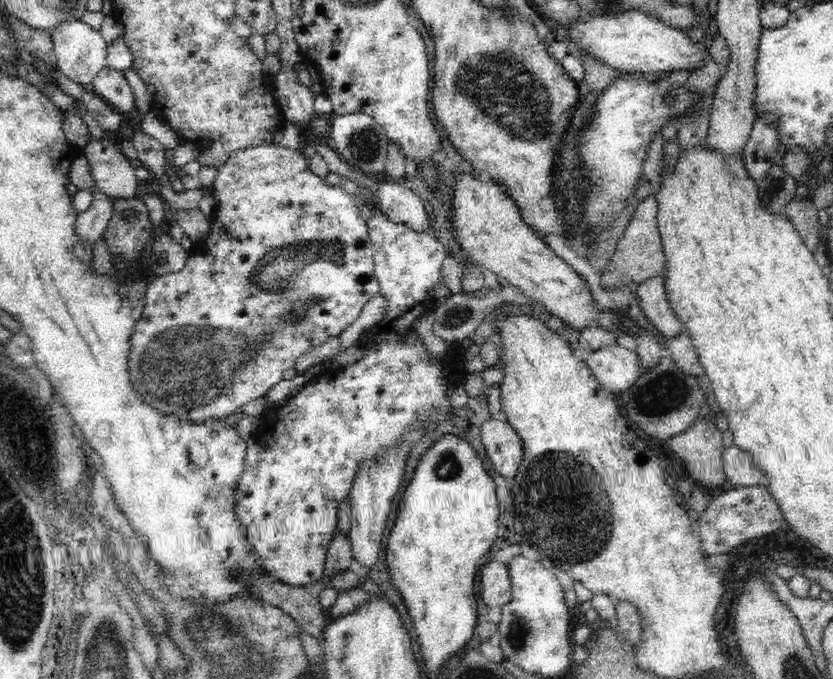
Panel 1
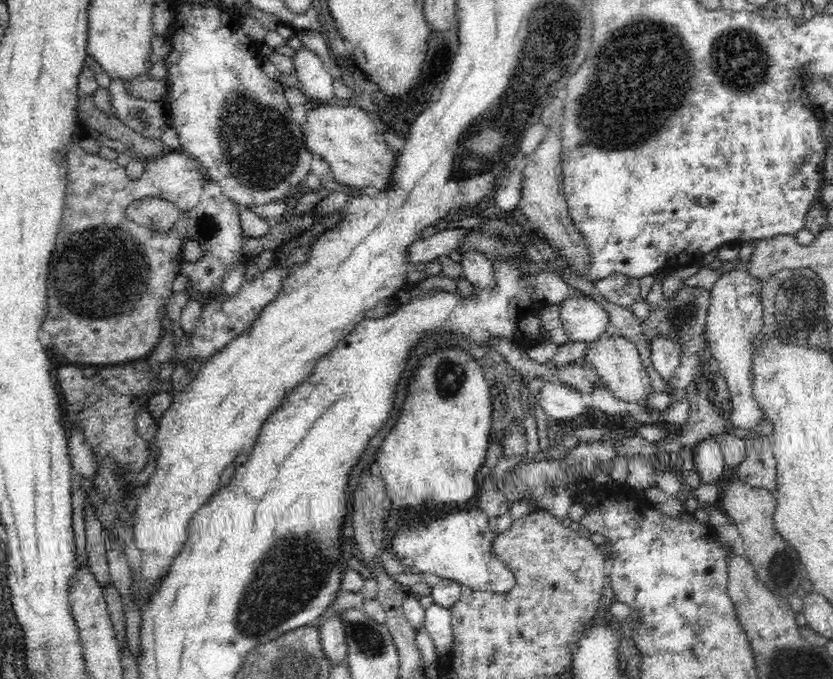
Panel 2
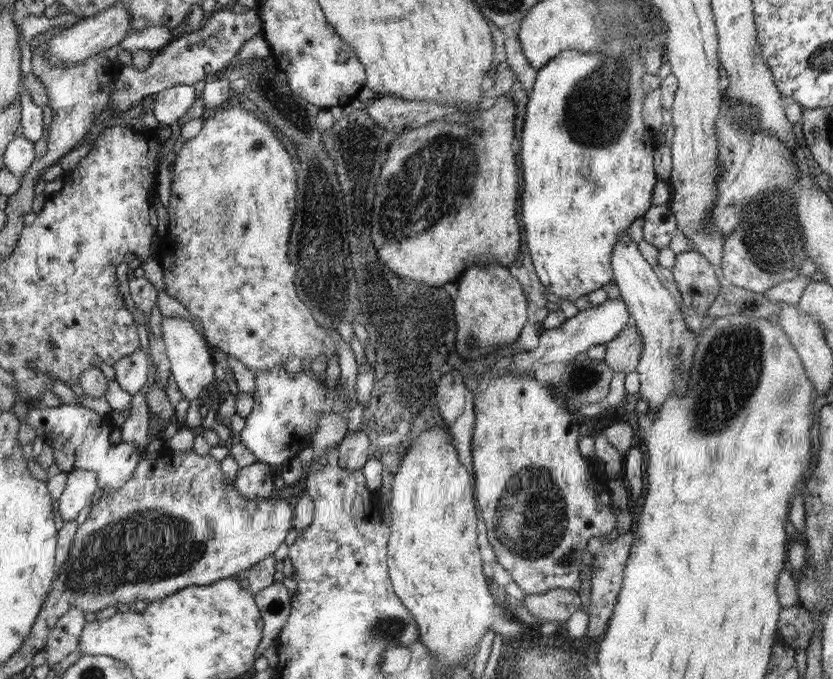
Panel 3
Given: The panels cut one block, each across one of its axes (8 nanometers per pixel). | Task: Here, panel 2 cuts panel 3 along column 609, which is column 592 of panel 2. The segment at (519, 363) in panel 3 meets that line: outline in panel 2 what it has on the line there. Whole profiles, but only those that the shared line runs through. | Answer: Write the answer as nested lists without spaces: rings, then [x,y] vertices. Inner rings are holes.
[[[580,291],[572,293],[559,304],[560,320],[568,340],[590,343],[600,339],[608,331],[608,312],[600,304],[583,296]]]

